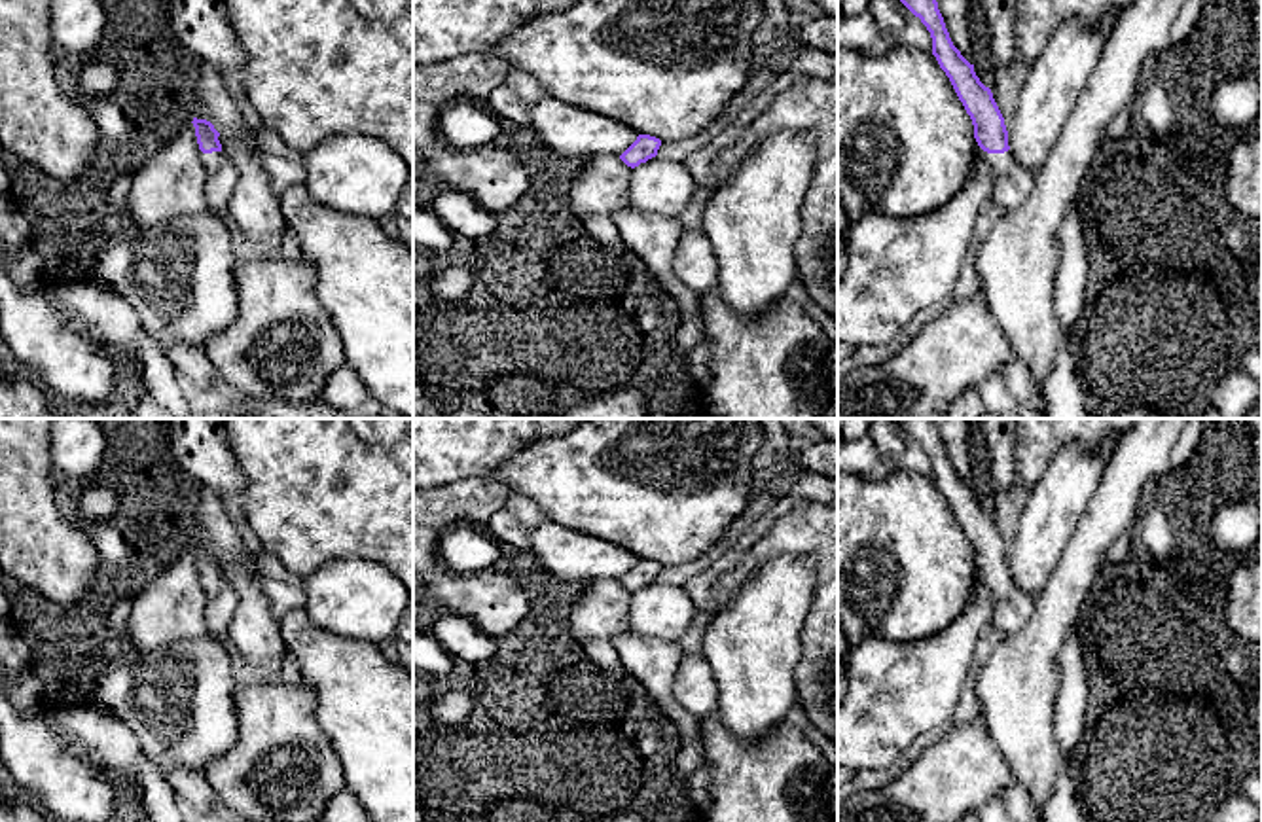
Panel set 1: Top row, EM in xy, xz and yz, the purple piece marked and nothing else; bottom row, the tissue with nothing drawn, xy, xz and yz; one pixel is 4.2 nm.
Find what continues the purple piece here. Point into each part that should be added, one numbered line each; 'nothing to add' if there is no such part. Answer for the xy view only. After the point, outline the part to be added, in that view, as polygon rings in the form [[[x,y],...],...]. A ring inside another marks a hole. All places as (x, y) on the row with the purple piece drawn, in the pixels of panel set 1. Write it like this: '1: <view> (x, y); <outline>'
1: xy (220, 182); [[[201,152],[199,157],[207,170],[205,182],[207,208],[212,212],[227,210],[229,199],[237,184],[237,169],[233,161],[222,152],[212,153]]]

